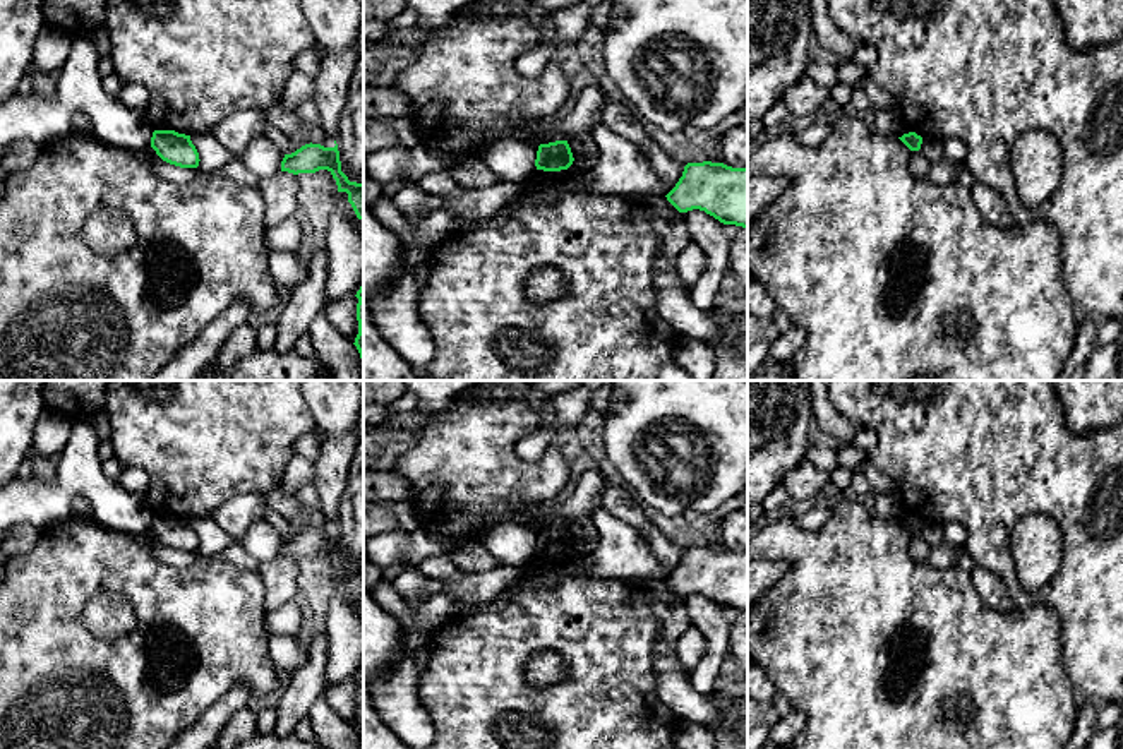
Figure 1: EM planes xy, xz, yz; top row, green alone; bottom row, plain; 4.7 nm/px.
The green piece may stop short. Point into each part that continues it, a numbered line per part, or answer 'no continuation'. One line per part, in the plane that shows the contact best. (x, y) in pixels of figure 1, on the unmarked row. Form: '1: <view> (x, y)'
no continuation

